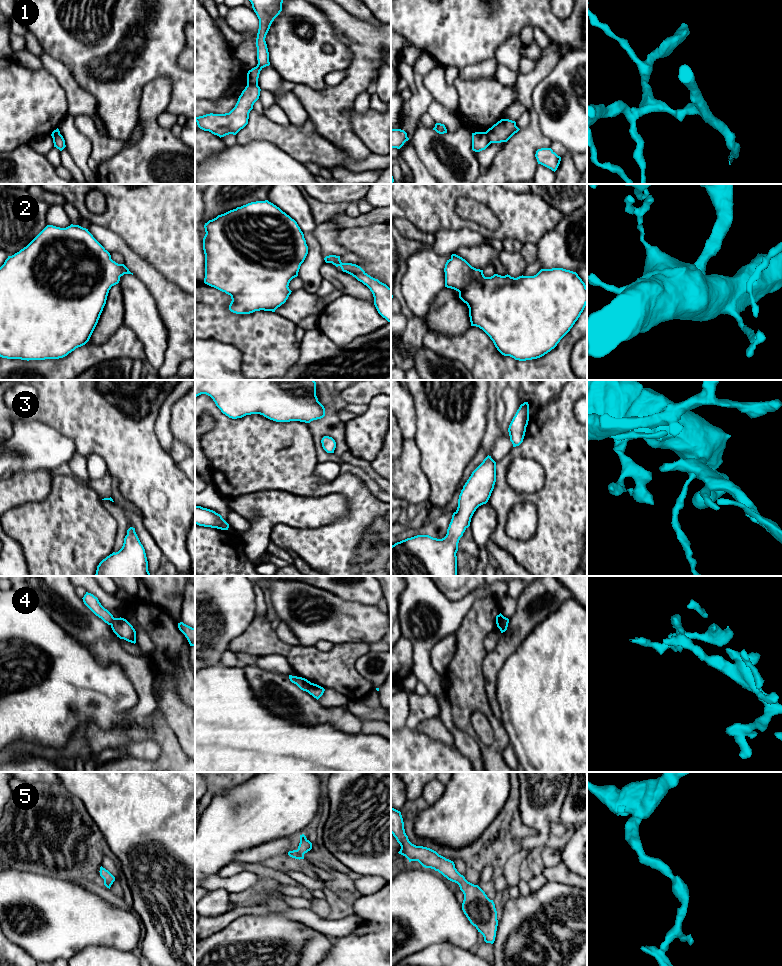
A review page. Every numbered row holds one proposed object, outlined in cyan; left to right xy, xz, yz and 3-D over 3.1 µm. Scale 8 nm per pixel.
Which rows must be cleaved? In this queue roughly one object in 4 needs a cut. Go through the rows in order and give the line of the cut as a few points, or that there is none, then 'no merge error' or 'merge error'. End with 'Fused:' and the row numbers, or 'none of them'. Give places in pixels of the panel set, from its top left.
1: cut xz (247, 83), (257, 85); merge error
2: cut none; no merge error
3: cut none; no merge error
4: cut yz (507, 618), (498, 627); merge error
5: cut none; no merge error
Fused: 1, 4

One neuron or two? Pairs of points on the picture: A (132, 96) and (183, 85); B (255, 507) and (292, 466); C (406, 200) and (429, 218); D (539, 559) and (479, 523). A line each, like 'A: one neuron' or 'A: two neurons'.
A: one neuron
B: two neurons
C: one neuron
D: two neurons

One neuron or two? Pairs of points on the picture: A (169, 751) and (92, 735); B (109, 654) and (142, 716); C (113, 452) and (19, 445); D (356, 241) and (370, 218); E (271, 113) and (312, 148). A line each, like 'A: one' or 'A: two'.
A: one
B: one
C: two
D: two
E: two

